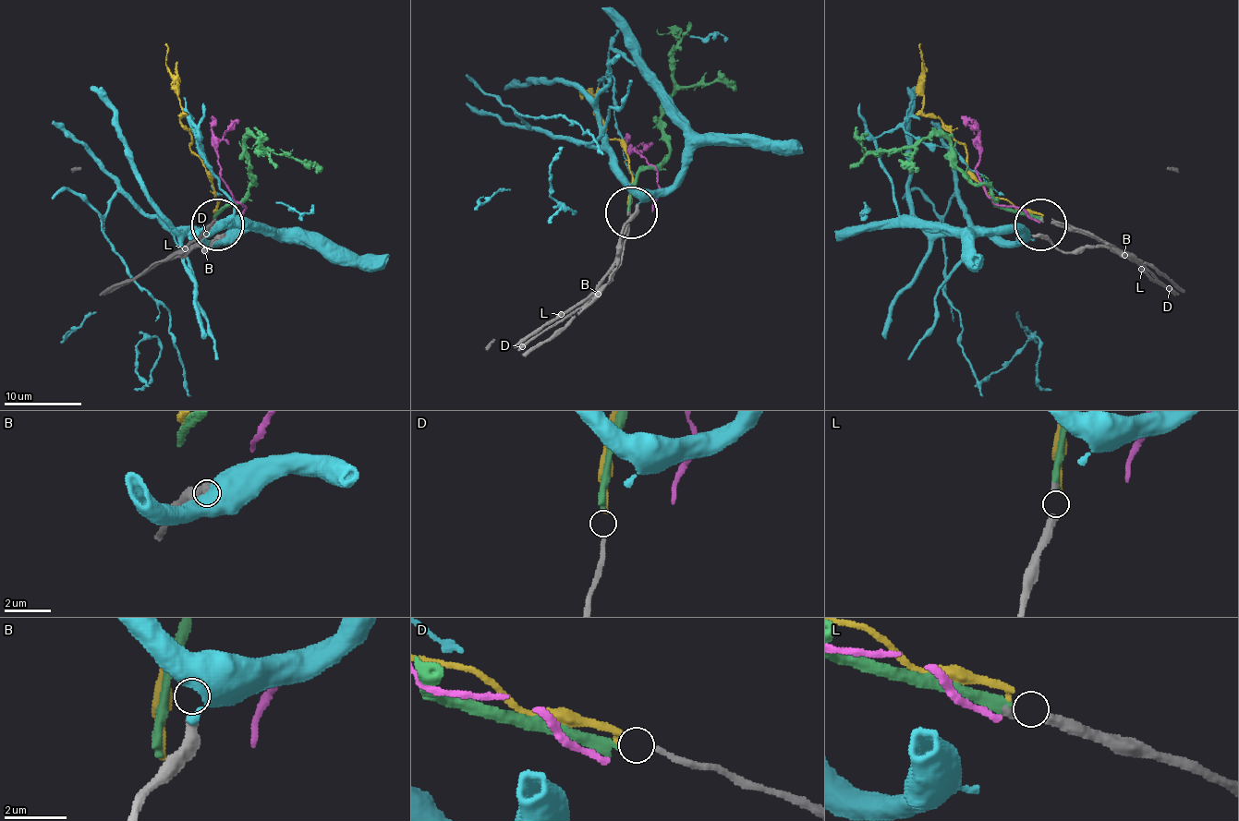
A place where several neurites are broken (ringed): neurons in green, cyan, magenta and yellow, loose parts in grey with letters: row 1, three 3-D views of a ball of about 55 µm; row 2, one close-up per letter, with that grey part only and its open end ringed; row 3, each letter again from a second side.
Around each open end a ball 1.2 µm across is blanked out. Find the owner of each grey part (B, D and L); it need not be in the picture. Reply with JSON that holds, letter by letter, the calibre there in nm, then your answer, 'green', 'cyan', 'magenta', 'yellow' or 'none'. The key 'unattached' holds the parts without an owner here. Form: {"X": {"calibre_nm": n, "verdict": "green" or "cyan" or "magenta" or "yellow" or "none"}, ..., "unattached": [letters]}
{"B": {"calibre_nm": 360, "verdict": "none"}, "D": {"calibre_nm": 180, "verdict": "yellow"}, "L": {"calibre_nm": 200, "verdict": "green"}, "unattached": ["B"]}

